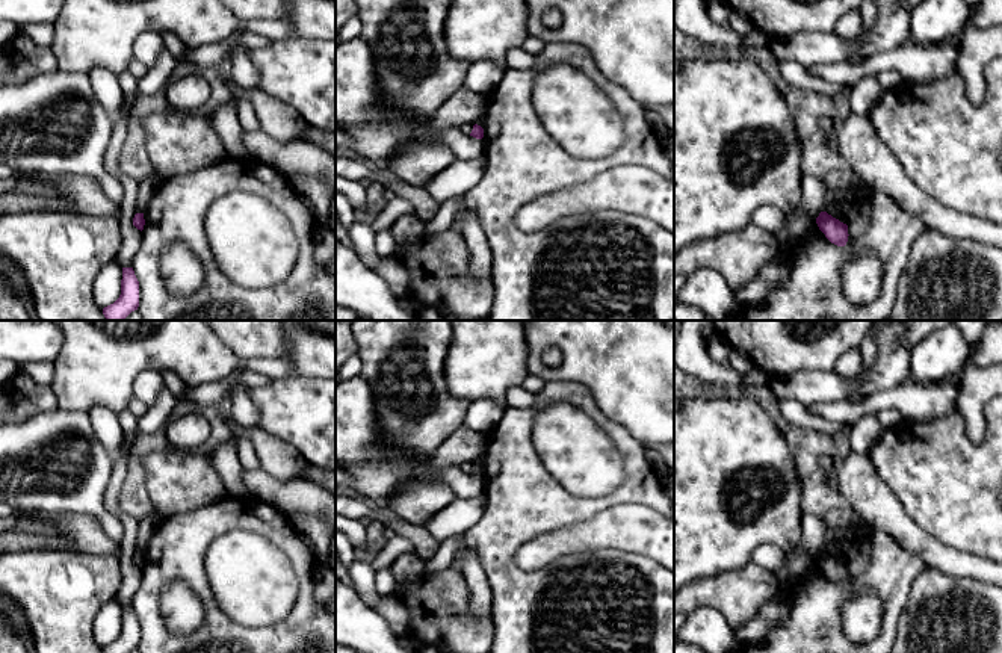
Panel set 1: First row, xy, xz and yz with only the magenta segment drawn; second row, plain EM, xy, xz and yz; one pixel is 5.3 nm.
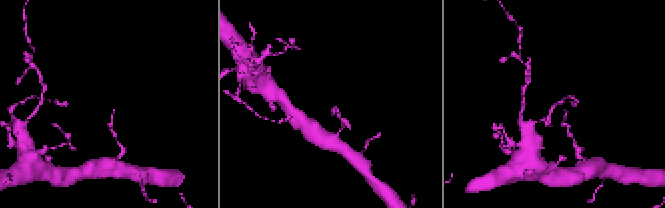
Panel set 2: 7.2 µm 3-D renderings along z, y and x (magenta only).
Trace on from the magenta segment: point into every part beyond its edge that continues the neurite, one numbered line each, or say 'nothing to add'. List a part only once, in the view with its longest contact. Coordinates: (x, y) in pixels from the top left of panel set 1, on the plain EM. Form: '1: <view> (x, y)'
nothing to add

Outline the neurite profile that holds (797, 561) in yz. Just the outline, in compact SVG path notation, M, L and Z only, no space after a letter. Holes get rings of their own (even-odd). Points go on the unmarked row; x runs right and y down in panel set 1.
M803 546L784 553L784 561L775 571L780 590L787 590L796 579L807 573L813 564L812 556Z

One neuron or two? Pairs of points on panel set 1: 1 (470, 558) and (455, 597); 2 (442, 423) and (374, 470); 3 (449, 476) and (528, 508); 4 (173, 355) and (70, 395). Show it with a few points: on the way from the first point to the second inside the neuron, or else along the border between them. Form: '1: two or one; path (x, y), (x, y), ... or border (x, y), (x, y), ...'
1: two; border (463, 575), (469, 590), (470, 609)
2: two; border (378, 425), (387, 446), (431, 455)
3: two; border (482, 476), (484, 495)
4: one; path (147, 354), (111, 354), (95, 369)

